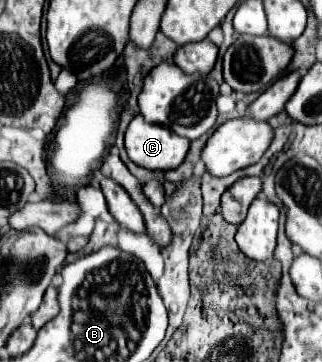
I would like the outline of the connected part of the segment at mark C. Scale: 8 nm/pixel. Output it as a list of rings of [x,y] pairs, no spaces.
[[[137,114],[125,132],[125,148],[137,166],[165,172],[177,168],[185,160],[189,140],[169,132],[165,126],[149,124]]]

